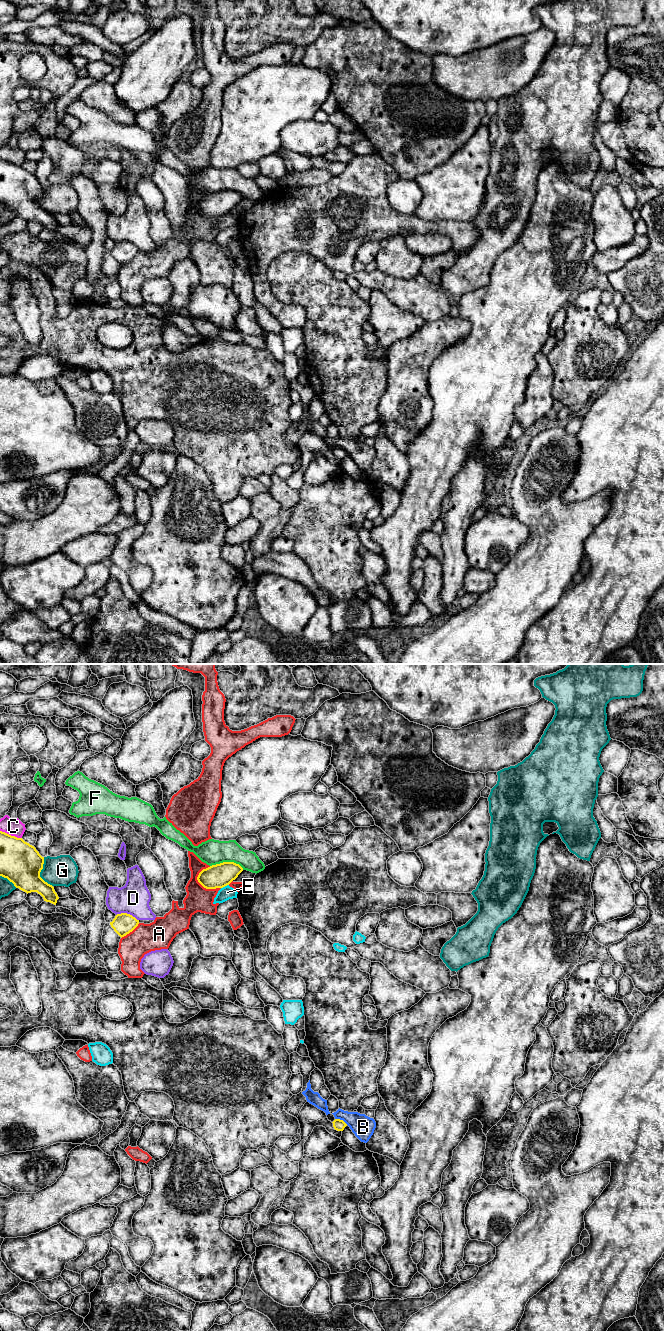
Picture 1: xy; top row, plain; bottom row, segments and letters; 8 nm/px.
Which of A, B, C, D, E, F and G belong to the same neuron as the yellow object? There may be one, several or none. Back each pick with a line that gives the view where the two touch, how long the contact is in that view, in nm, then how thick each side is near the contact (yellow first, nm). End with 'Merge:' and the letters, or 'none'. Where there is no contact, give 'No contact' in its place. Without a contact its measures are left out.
Merge: none

